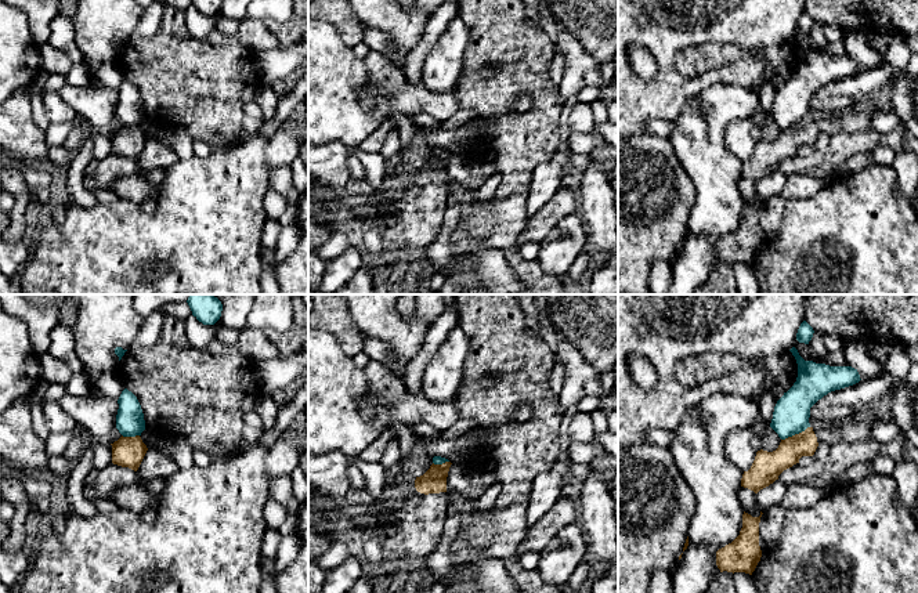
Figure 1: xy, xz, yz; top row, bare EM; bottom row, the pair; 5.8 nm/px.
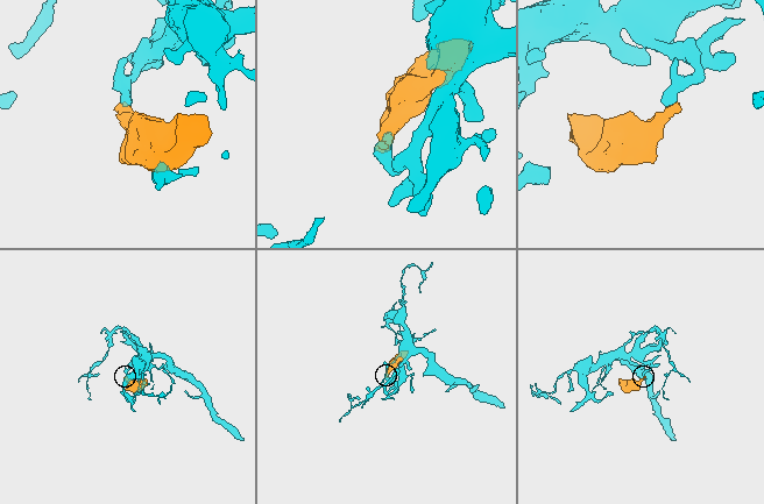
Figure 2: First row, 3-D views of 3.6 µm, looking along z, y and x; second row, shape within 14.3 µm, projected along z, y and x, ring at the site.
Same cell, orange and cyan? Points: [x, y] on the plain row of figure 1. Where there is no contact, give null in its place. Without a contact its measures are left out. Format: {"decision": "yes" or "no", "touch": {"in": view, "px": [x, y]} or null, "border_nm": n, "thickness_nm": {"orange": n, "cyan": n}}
{"decision": "no", "touch": {"in": "yz", "px": [795, 125]}, "border_nm": 190, "thickness_nm": {"orange": 170, "cyan": 220}}

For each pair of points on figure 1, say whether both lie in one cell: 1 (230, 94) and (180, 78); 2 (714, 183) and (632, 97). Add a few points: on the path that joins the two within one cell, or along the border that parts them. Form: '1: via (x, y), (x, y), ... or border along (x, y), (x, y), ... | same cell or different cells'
1: via (217, 83), (192, 83) | same cell
2: border along (694, 97), (672, 120) | different cells

